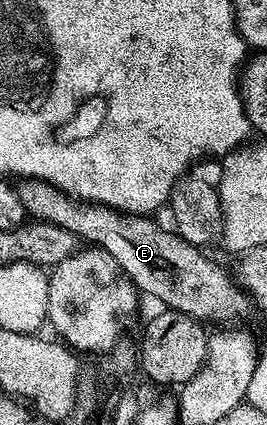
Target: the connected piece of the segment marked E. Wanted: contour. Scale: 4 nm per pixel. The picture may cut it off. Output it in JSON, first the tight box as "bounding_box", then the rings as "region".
{"bounding_box":[16,179,251,327],"region":[[[25,179],[16,186],[18,198],[23,203],[26,214],[30,218],[39,221],[49,221],[52,225],[67,227],[77,237],[89,242],[92,246],[102,249],[107,255],[111,255],[119,263],[121,270],[128,275],[131,283],[137,288],[138,294],[154,297],[157,301],[162,301],[166,310],[174,313],[185,313],[188,317],[202,323],[214,321],[217,327],[225,327],[230,323],[237,323],[240,317],[245,317],[249,313],[251,298],[240,284],[235,280],[234,274],[229,273],[221,265],[216,265],[209,257],[204,257],[202,250],[196,245],[192,245],[174,231],[172,228],[164,229],[159,222],[153,221],[152,216],[140,213],[121,213],[117,209],[112,209],[106,205],[95,205],[78,201],[72,197],[66,197],[60,189],[54,185],[48,185],[46,181],[34,181]]]}

